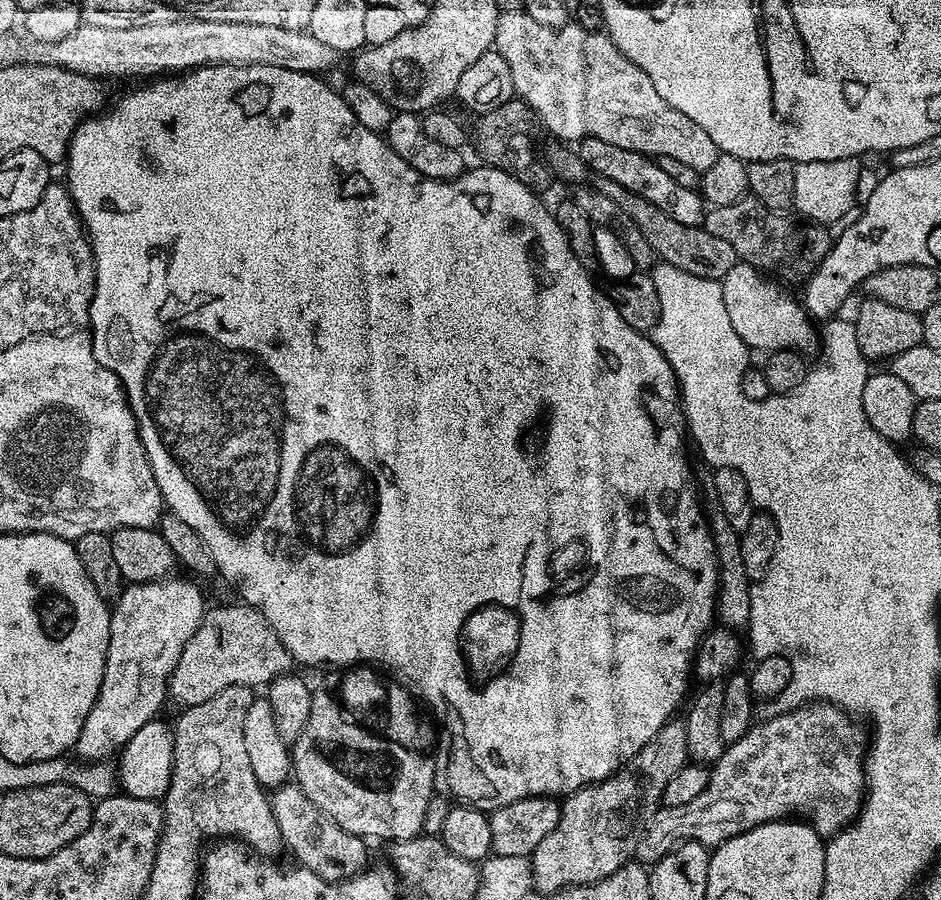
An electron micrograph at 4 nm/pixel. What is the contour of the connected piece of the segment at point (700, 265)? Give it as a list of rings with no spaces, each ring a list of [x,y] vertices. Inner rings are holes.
[[[597,179],[594,187],[596,191],[606,194],[606,198],[614,198],[614,202],[618,202],[618,206],[630,214],[634,226],[642,230],[642,238],[650,242],[653,253],[663,263],[678,266],[678,270],[686,270],[686,274],[698,274],[698,278],[721,281],[738,261],[734,246],[730,246],[723,238],[714,238],[714,234],[710,234],[704,227],[682,226],[682,222],[670,218],[666,210],[654,206],[652,202],[646,202],[641,196],[635,196],[609,180]]]

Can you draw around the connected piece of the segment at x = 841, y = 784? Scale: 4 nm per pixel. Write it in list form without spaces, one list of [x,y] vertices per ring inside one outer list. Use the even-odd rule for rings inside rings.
[[[809,702],[800,708],[779,712],[777,716],[768,716],[761,724],[760,721],[753,723],[747,734],[738,738],[738,742],[727,745],[722,758],[711,765],[706,790],[702,790],[698,798],[686,802],[686,806],[681,808],[661,807],[649,819],[641,831],[635,859],[645,866],[651,866],[685,840],[715,846],[754,826],[785,818],[803,818],[821,838],[837,836],[860,815],[860,809],[864,806],[866,732],[855,723],[859,724],[843,708],[823,702]]]

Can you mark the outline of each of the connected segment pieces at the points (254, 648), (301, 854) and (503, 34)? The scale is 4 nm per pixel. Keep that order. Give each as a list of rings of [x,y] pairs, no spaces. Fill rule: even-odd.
[[[235,603],[224,604],[221,608],[209,607],[194,638],[186,642],[168,679],[169,697],[173,701],[176,699],[180,706],[198,706],[198,702],[214,698],[214,694],[226,690],[226,686],[246,686],[256,690],[259,684],[267,686],[274,678],[293,671],[292,655],[286,646],[282,646],[270,622],[249,604]]]
[[[285,782],[275,789],[270,796],[272,802],[272,810],[274,812],[274,822],[278,822],[278,830],[280,831],[280,839],[285,849],[296,855],[295,863],[302,868],[308,868],[314,874],[318,874],[318,878],[339,882],[347,880],[349,876],[355,876],[357,872],[364,871],[366,861],[364,861],[364,844],[365,837],[355,836],[346,830],[342,830],[342,826],[338,826],[338,822],[334,822],[326,814],[322,814],[322,810],[318,810],[318,806],[314,806],[314,802],[310,802],[310,798],[306,798],[306,794],[295,782]]]
[[[501,12],[498,18],[498,30],[494,50],[506,58],[510,65],[510,74],[514,77],[514,90],[519,99],[525,100],[536,112],[537,121],[544,124],[557,136],[557,141],[573,140],[579,142],[586,137],[602,138],[602,142],[610,142],[610,146],[622,146],[622,150],[634,150],[644,156],[653,158],[674,158],[678,162],[686,162],[693,170],[703,174],[714,165],[718,155],[710,134],[698,126],[698,122],[690,122],[686,114],[678,114],[658,90],[614,46],[614,42],[603,30],[591,32],[580,24],[569,22],[560,28],[542,26],[530,14],[525,12]]]

